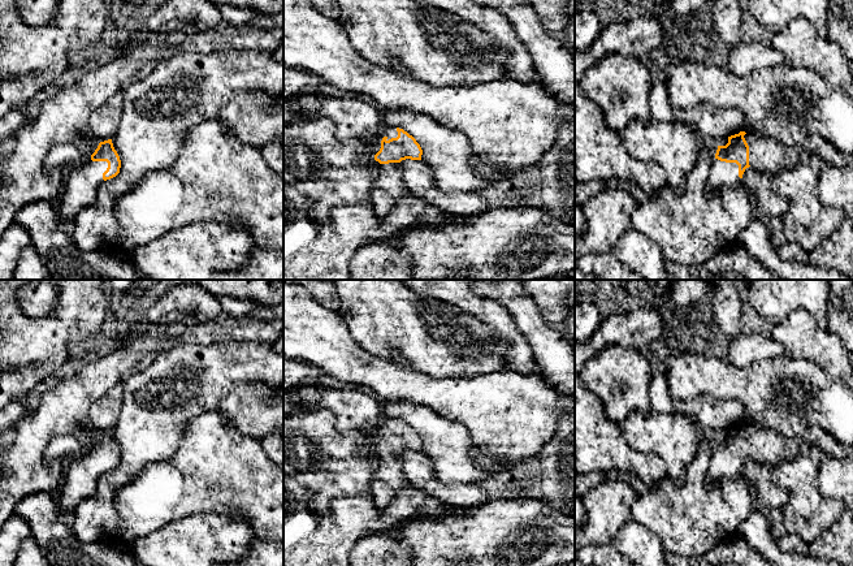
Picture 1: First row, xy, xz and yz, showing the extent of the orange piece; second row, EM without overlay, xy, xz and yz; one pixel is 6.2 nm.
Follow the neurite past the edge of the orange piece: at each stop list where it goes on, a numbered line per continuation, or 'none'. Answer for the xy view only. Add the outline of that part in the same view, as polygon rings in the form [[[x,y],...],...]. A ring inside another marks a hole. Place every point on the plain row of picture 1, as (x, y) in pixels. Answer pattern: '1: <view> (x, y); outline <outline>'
1: xy (81, 475); outline [[[90,448],[65,465],[64,487],[56,504],[61,515],[68,518],[78,504],[94,494],[107,459],[107,453],[92,453]]]

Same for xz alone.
1: xz (385, 422); outline [[[382,415],[380,422],[371,431],[368,431],[368,433],[371,433],[373,436],[374,446],[380,442],[381,432],[384,428],[387,429],[386,432],[389,432],[391,429],[397,429],[398,428],[397,419],[391,419],[391,418]]]
2: xz (388, 480); outline [[[399,454],[380,455],[371,487],[378,509],[384,509],[399,492],[412,488],[411,483],[403,478]]]

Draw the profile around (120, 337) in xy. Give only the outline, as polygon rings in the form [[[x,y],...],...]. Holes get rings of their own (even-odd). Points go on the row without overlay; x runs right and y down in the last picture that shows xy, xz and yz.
[[[121,327],[108,337],[104,345],[104,350],[109,350],[112,347],[121,347],[127,342],[127,340],[129,340],[129,333],[126,330],[126,327]]]

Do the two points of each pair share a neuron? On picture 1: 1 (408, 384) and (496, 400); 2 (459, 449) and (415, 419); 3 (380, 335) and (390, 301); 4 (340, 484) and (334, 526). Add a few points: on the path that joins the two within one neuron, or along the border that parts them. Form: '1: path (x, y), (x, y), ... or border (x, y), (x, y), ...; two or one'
1: path (431, 393), (454, 400), (473, 400); one
2: path (449, 445), (425, 422); one
3: path (380, 327), (384, 309); one
4: border (368, 493), (337, 497), (324, 514), (308, 506); two

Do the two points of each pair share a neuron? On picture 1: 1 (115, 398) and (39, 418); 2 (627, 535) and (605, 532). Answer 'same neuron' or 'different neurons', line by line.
1: different neurons
2: different neurons

